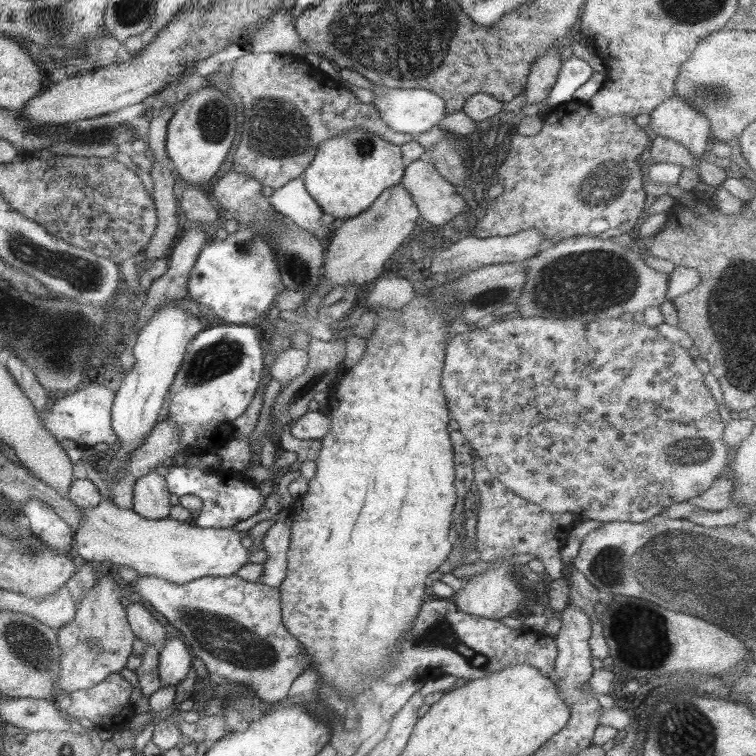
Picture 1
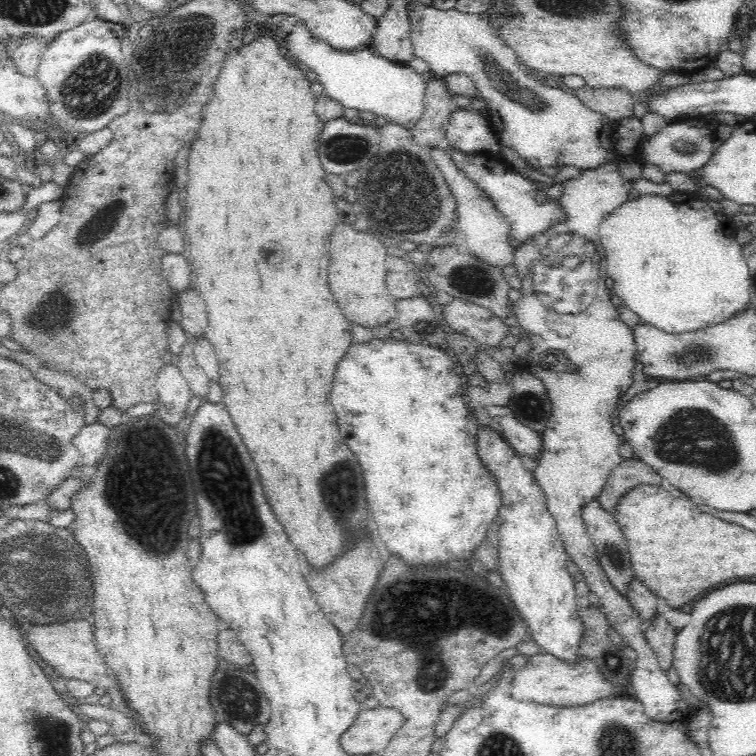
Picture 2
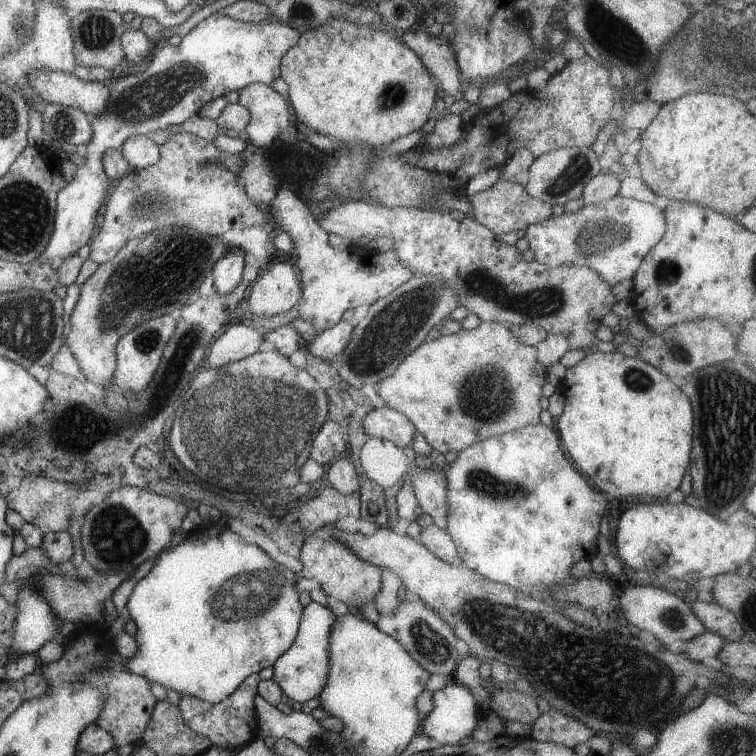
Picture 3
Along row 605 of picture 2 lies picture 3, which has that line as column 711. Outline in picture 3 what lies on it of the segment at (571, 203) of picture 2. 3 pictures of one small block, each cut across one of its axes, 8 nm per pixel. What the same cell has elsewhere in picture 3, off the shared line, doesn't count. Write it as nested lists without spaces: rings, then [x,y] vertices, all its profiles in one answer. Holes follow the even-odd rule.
[[[698,599],[693,602],[692,609],[706,631],[719,634],[725,643],[739,642],[743,630],[733,612],[725,610],[714,601],[702,602]]]

